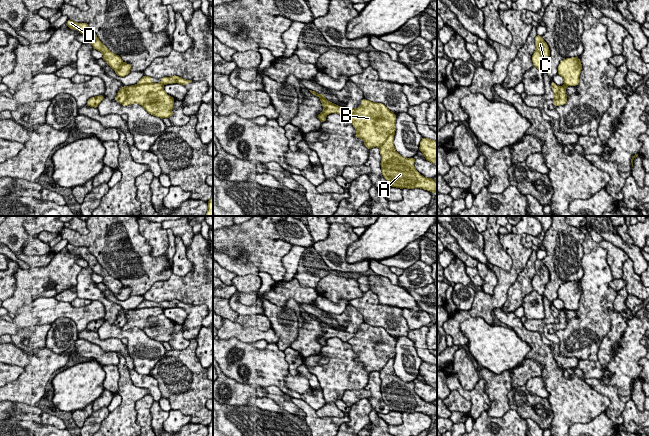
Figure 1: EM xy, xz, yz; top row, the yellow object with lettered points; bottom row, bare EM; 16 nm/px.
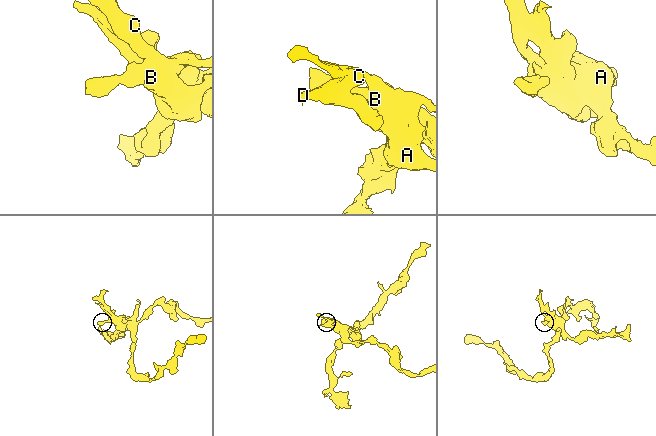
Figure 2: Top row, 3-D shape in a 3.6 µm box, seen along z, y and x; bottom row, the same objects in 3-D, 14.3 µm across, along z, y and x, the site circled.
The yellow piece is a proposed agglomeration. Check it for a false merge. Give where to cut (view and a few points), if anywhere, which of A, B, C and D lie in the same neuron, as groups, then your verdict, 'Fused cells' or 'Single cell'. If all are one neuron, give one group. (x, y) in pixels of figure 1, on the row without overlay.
Split along xz (393, 357), (379, 371). Groups: A C D / B. Fused cells

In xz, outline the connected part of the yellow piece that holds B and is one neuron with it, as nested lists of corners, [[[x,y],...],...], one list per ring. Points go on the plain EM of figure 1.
[[[362,323],[361,330],[355,332],[348,344],[357,354],[356,361],[371,373],[384,368],[389,359],[395,358],[396,339],[384,328]]]

